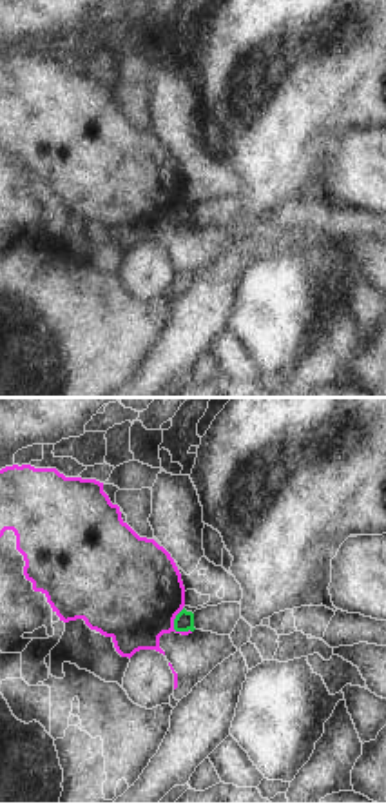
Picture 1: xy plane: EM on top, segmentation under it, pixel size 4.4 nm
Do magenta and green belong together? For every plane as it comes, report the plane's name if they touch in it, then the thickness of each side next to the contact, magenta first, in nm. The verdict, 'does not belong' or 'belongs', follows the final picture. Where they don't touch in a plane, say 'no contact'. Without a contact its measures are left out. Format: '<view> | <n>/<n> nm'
xy | 460/90 nm

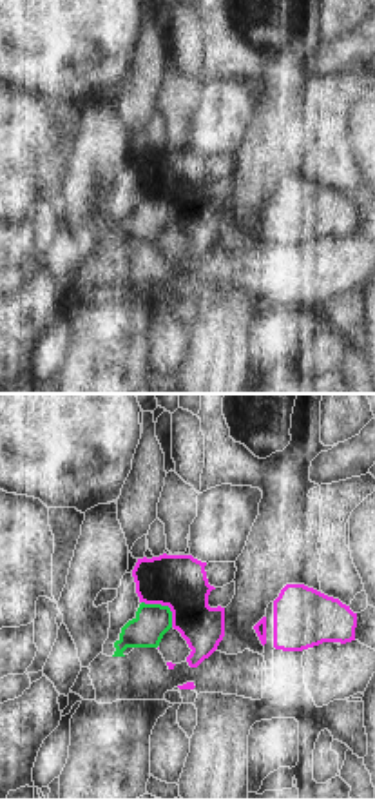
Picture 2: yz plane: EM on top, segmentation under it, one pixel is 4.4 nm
yz | 240/160 nm

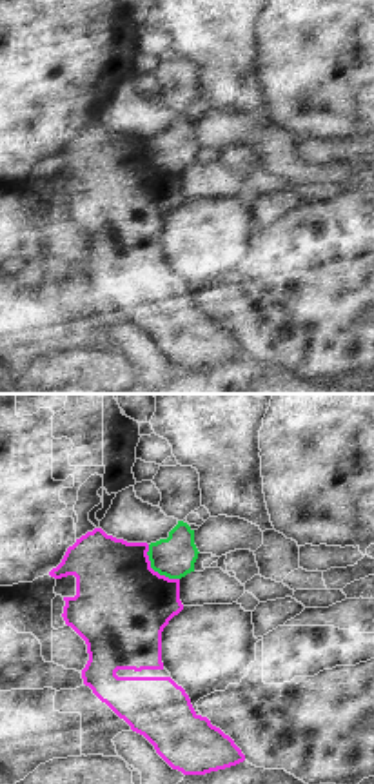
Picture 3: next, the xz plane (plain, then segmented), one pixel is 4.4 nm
xz | 420/180 nm

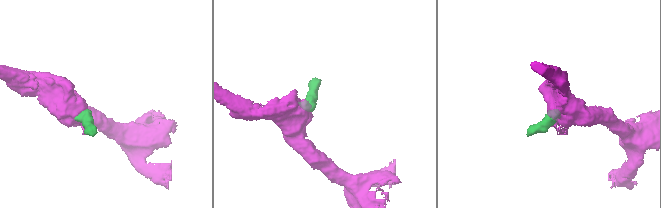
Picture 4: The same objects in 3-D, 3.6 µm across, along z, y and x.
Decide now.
does not belong

